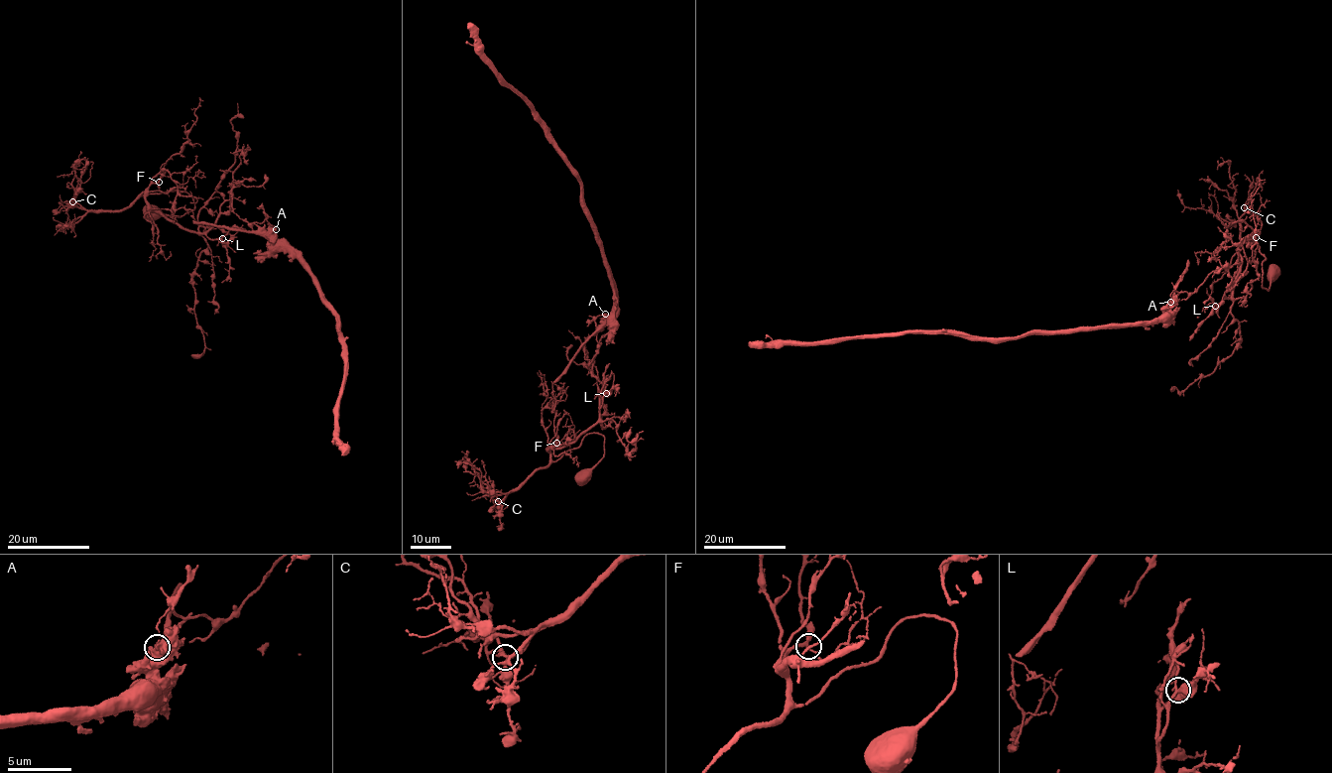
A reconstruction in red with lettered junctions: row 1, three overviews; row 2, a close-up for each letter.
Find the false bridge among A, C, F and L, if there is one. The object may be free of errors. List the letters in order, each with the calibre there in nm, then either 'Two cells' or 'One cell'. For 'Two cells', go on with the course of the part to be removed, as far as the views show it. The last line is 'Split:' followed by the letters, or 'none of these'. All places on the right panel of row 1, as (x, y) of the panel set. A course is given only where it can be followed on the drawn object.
A: Thickness 200 nm. Two cells. Course of the part to remove: (1170, 301), (1222, 268), (1229, 298), (1240, 245), (1253, 240), (1239, 236), (1230, 164), (1217, 161)
C: Thickness 240 nm. One cell
F: Thickness 200 nm. One cell
L: Thickness 200 nm. One cell
Split: A

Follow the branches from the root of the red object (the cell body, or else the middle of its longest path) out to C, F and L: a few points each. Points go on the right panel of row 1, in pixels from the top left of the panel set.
C: (1270, 272), (1269, 290), (1262, 286), (1265, 257), (1254, 240), (1246, 242), (1239, 236), (1244, 207)
F: (1270, 272), (1272, 275), (1269, 290), (1262, 286), (1262, 268), (1265, 257), (1250, 236), (1256, 237)
L: (1270, 272), (1269, 290), (1262, 286), (1265, 257), (1253, 240), (1243, 242), (1231, 294), (1215, 306)

